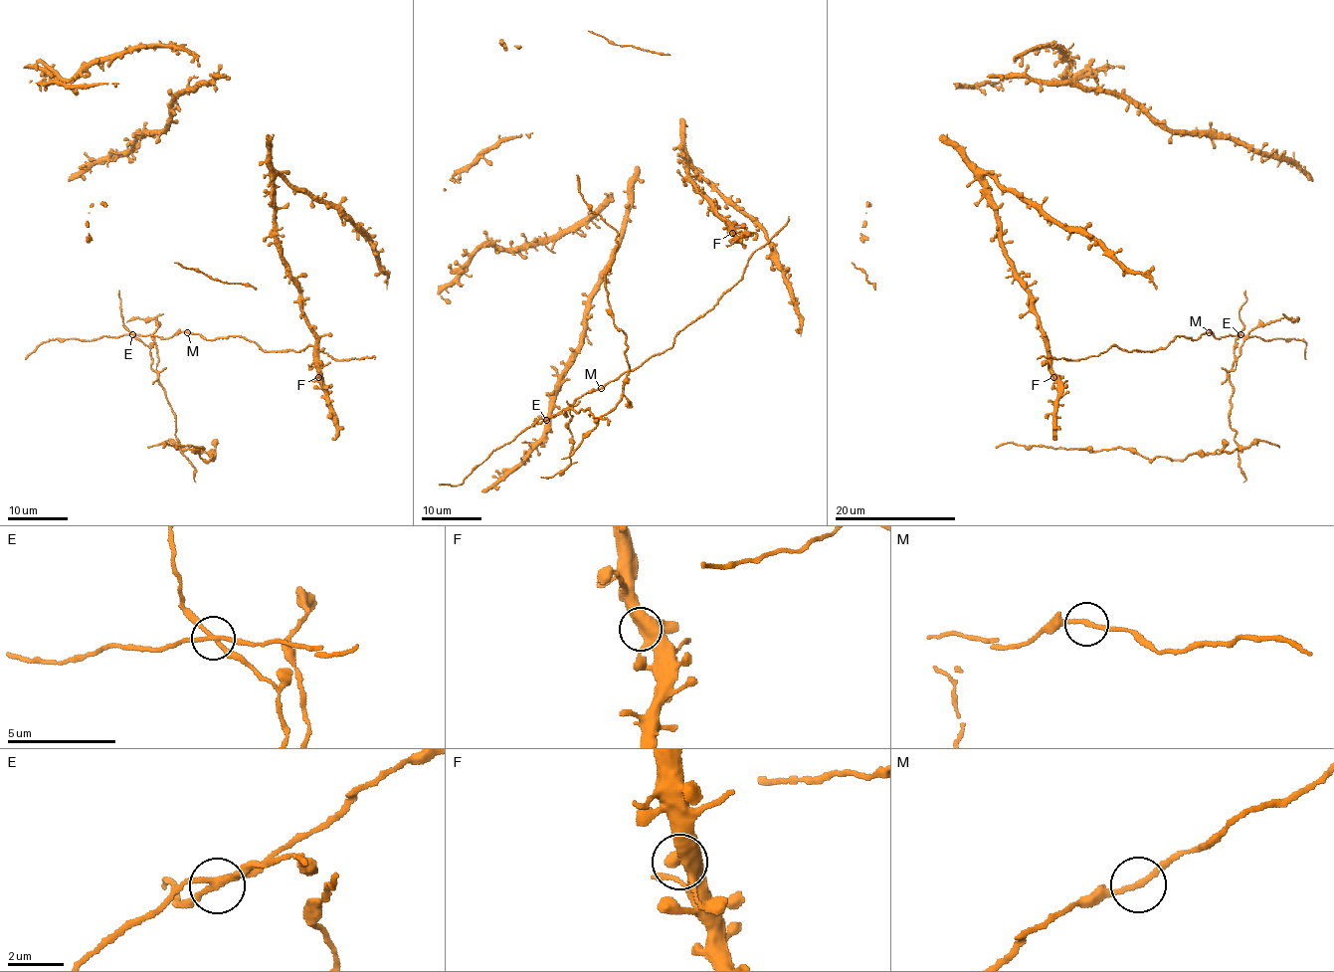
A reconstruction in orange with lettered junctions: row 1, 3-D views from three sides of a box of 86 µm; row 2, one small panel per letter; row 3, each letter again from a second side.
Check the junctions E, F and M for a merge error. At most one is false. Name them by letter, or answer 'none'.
E

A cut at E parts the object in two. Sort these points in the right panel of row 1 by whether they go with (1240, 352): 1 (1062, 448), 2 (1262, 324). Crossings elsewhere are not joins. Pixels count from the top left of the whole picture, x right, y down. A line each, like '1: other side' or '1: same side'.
1: same side
2: same side

